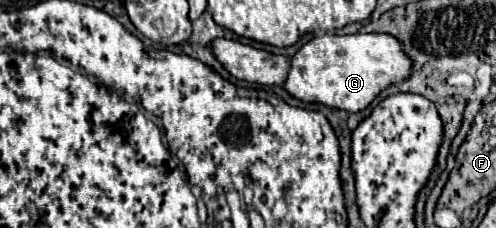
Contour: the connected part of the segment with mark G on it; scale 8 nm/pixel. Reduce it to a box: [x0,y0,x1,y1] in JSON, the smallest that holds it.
[285,34,411,112]

